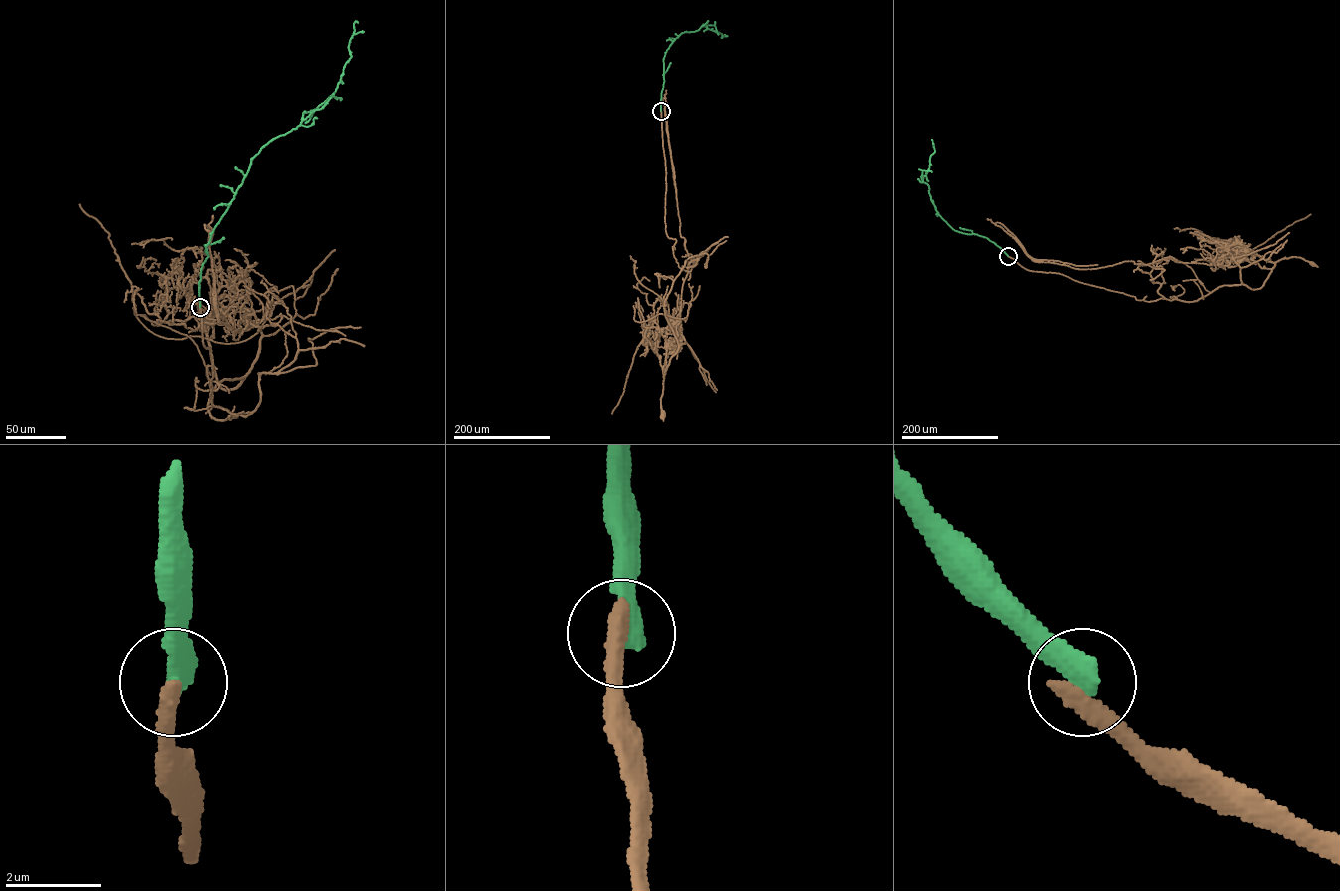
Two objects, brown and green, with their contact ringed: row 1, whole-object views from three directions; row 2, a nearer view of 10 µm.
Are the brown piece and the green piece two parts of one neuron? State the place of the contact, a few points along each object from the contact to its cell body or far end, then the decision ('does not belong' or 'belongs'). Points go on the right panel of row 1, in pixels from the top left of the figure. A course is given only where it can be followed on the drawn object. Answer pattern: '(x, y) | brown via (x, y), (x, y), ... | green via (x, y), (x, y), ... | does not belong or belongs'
(1008, 256) | brown via (1008, 256), (1028, 270), (1150, 301), (1197, 301), (1225, 285), (1258, 289), (1283, 258), (1312, 264) | green via (1008, 256), (986, 238), (955, 230), (938, 214), (929, 186), (922, 180), (935, 151), (932, 140) | does not belong

